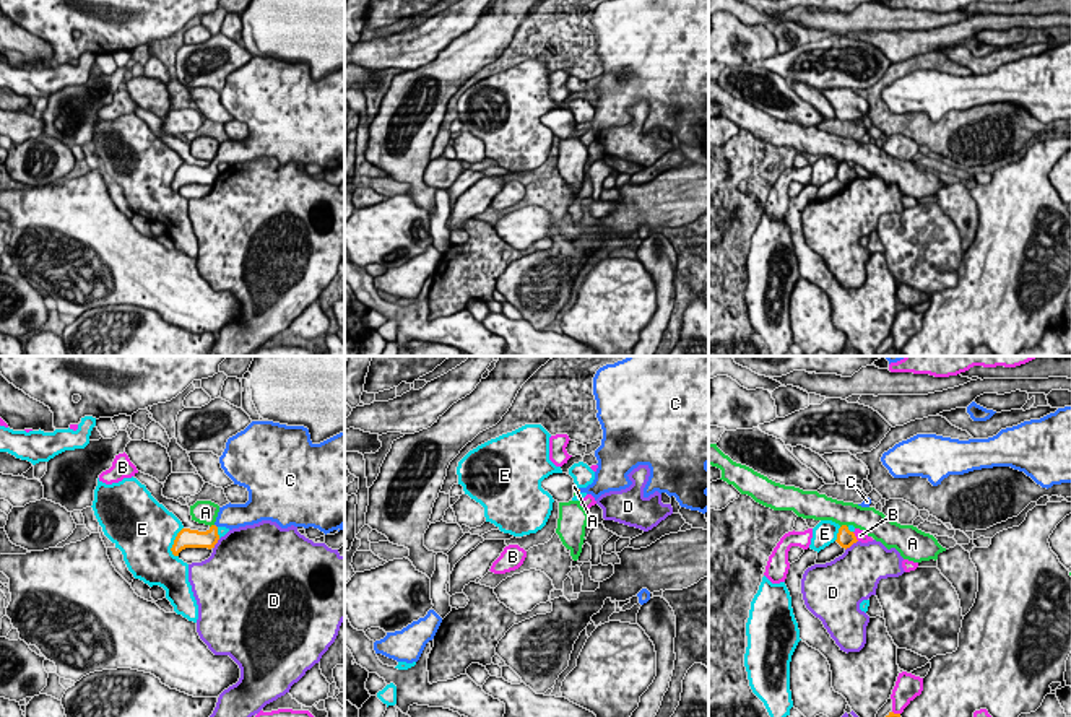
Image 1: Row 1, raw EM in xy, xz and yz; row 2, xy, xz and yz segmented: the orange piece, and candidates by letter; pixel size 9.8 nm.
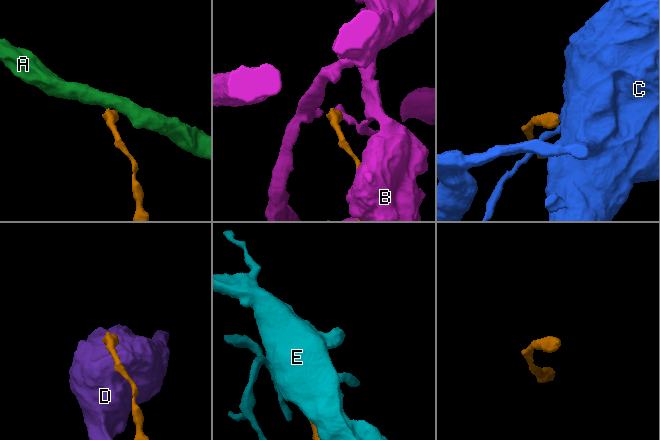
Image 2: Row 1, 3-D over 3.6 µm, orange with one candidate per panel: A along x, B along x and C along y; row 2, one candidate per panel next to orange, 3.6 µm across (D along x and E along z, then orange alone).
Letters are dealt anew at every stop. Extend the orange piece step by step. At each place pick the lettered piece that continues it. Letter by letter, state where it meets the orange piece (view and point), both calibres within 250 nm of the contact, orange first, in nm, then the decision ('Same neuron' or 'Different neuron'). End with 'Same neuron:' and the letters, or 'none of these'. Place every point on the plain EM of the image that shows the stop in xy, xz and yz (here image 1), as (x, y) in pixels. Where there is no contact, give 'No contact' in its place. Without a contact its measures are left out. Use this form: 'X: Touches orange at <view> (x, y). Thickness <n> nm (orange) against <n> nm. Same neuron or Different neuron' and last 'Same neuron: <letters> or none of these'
A: Touches orange at yz (844, 161). Thickness 180 nm (orange) against 240 nm. Different neuron
B: Touches orange at yz (855, 173). Thickness 180 nm (orange) against 100 nm. Different neuron
C: Touches orange at xz (579, 126). Thickness 60 nm (orange) against 190 nm. Same neuron
D: Touches orange at yz (850, 181). Thickness 180 nm (orange) against 460 nm. Different neuron
E: Touches orange at xy (174, 178). Thickness 190 nm (orange) against 480 nm. Different neuron
Same neuron: C

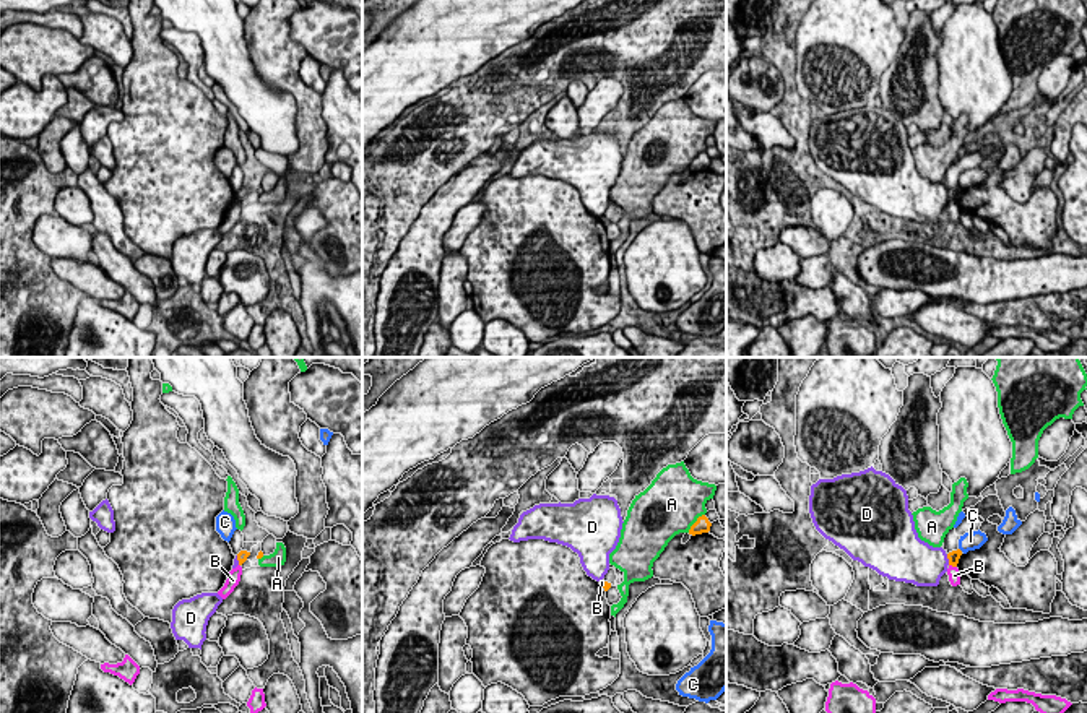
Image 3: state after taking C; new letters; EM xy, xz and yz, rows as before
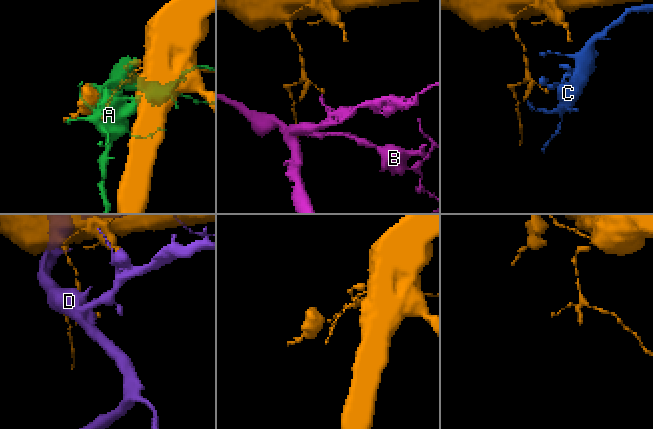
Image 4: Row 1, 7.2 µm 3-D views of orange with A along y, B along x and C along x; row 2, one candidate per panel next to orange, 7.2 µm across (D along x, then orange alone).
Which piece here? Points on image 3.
A: Touches orange at xz (696, 158). Thickness 160 nm (orange) against 480 nm. Different neuron
B: Touches orange at yz (952, 202). Thickness 120 nm (orange) against 130 nm. Different neuron
C: No contact. Different neuron
D: Touches orange at yz (948, 194). Thickness 120 nm (orange) against 400 nm. Different neuron
Same neuron: none of these

